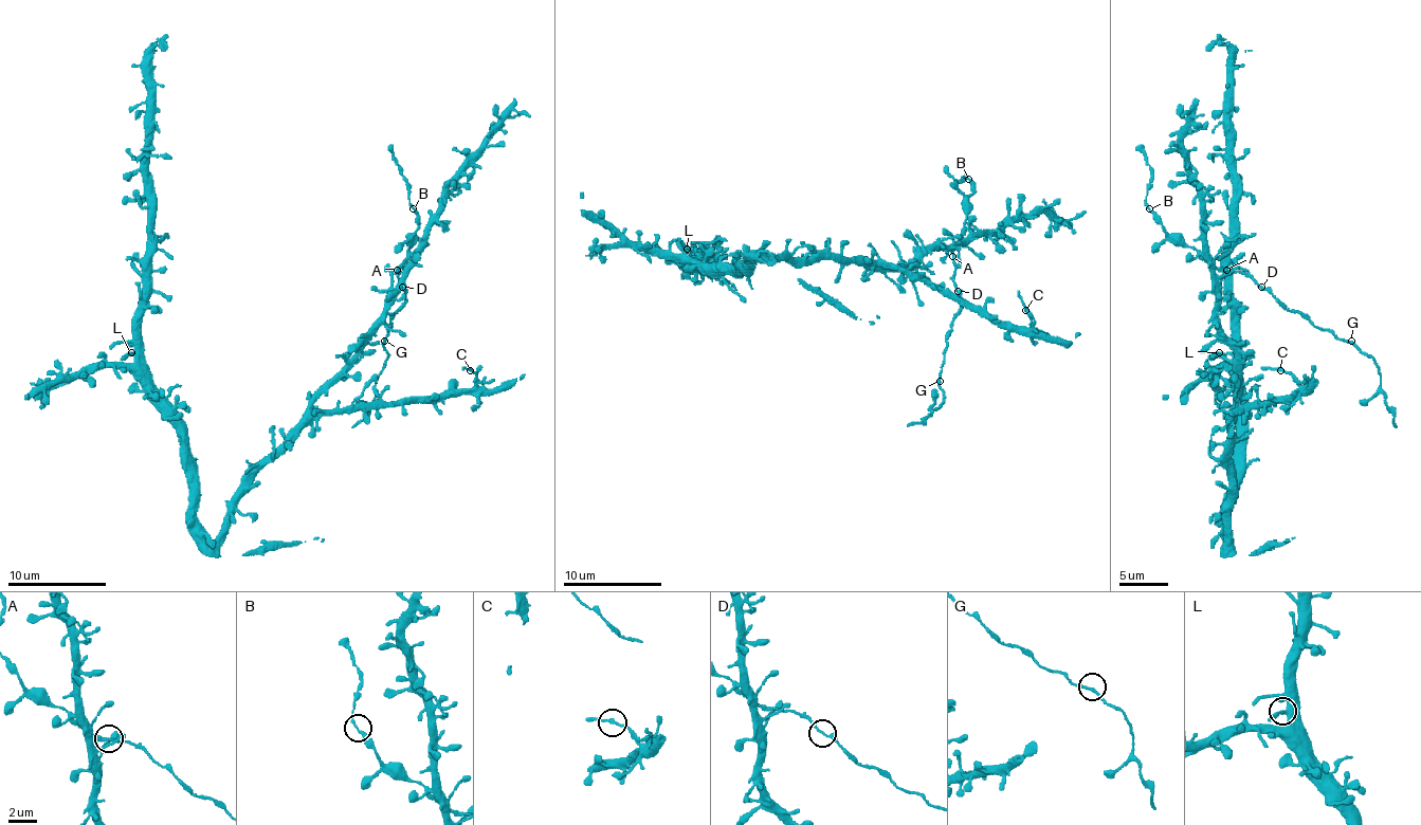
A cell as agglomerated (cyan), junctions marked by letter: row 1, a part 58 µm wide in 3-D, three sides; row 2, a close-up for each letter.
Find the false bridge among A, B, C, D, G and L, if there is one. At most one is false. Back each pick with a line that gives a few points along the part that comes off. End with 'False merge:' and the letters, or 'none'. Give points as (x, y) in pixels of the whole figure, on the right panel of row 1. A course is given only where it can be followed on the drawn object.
False merge: none

